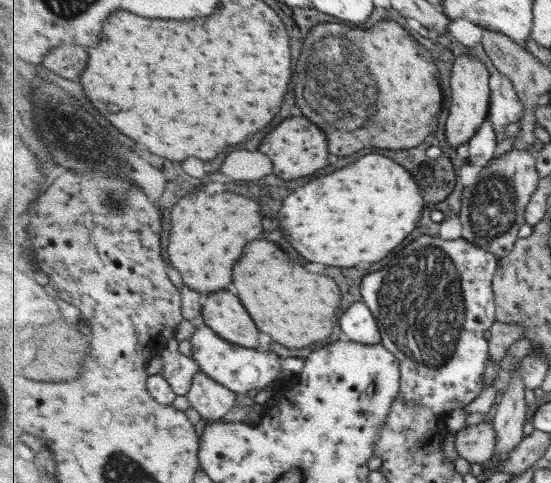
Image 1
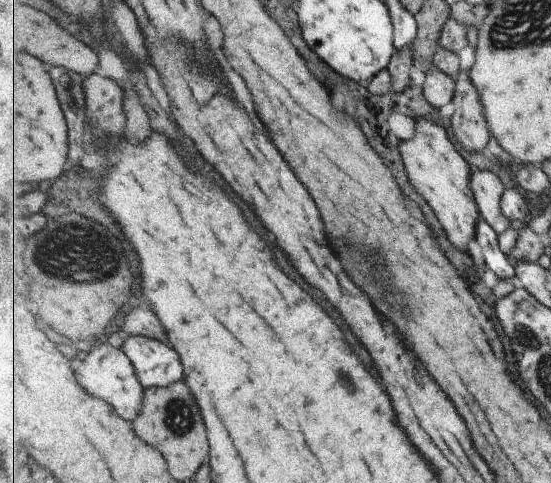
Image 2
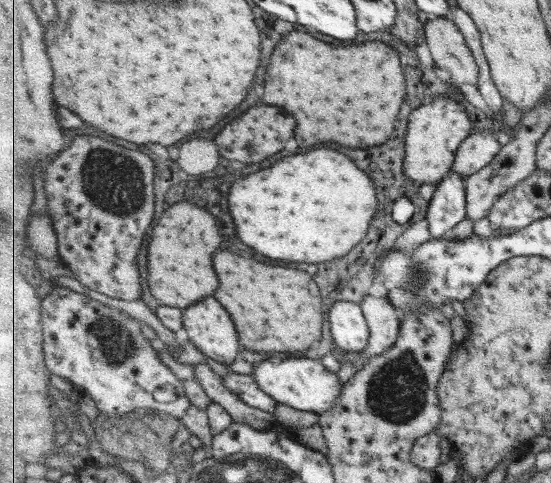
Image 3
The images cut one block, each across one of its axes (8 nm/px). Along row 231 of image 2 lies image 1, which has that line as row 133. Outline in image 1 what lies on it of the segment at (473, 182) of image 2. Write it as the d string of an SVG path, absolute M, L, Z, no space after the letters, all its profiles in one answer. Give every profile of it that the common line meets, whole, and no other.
M504 75L498 87L499 90L491 97L489 119L495 126L497 140L501 141L507 136L507 126L520 122L525 116L525 105L521 102L512 82Z

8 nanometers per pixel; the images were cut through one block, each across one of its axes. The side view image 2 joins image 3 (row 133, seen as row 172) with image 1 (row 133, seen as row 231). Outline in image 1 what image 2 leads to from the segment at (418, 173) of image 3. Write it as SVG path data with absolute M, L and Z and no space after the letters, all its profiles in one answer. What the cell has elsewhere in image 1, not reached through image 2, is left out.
M460 56L454 62L451 76L451 112L447 117L447 140L456 150L475 136L475 133L485 124L490 116L491 97L489 90L489 70L487 66L472 56Z

